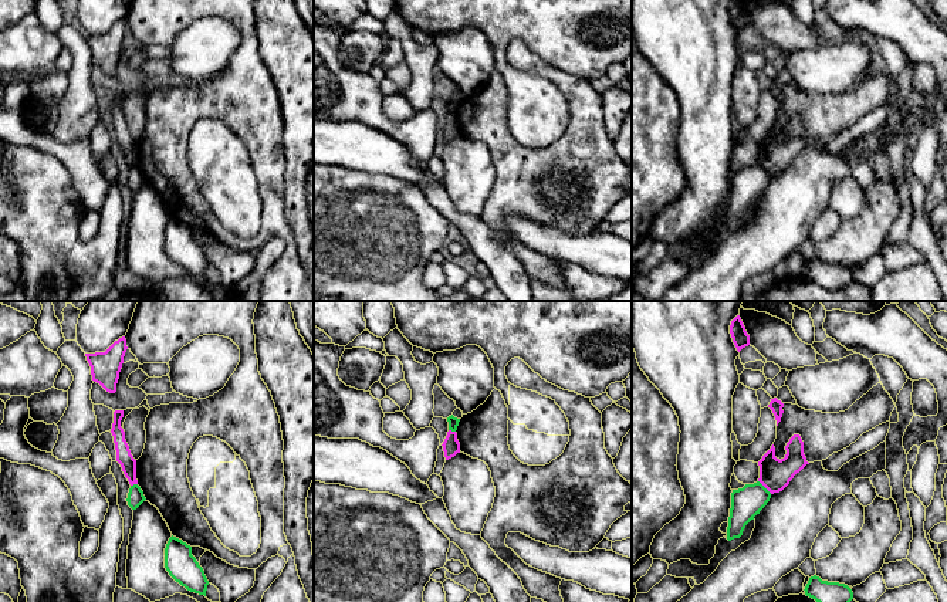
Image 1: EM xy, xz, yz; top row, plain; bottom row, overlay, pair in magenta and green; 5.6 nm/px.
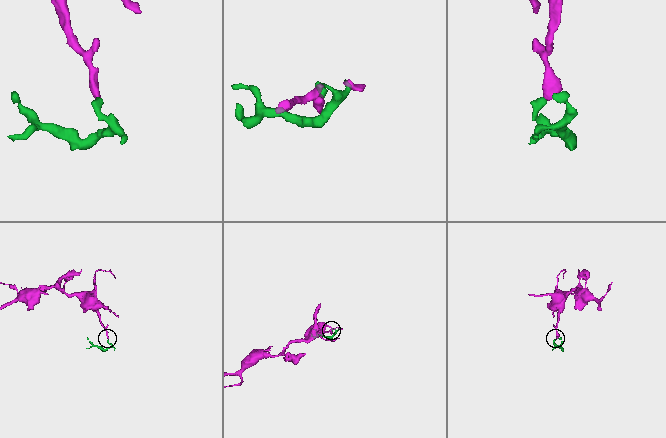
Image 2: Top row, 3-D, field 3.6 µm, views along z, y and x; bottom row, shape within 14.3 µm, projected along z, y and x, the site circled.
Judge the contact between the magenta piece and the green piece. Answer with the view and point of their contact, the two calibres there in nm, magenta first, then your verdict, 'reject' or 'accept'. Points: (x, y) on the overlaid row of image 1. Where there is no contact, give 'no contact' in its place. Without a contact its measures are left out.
meets magenta in yz at (765, 487); 180 nm thick on the magenta side, 180 nm on the other; reject

